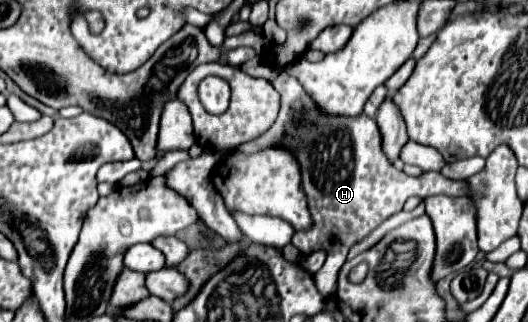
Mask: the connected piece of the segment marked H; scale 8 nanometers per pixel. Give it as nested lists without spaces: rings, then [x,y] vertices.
[[[259,56],[245,62],[243,70],[251,76],[263,76],[273,82],[281,94],[281,110],[275,126],[271,126],[263,138],[247,142],[237,150],[245,150],[249,154],[251,146],[263,146],[277,138],[277,142],[285,142],[285,146],[297,154],[297,160],[301,162],[303,190],[313,216],[313,228],[295,232],[291,244],[305,256],[315,250],[327,252],[325,264],[315,274],[315,284],[325,298],[335,292],[337,272],[347,258],[347,250],[373,232],[383,220],[401,212],[407,198],[427,198],[433,194],[471,196],[471,186],[467,182],[449,180],[439,172],[425,172],[421,178],[413,178],[395,170],[387,162],[385,154],[381,154],[381,134],[375,120],[365,118],[365,114],[361,114],[361,118],[325,118],[325,114],[317,114],[317,106],[309,102],[309,96],[301,90],[297,78],[285,70],[273,70]]]

